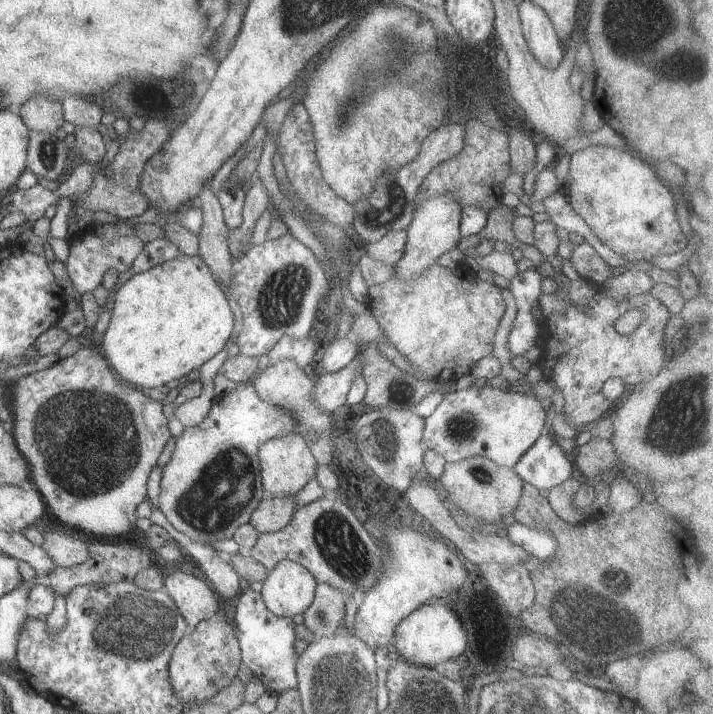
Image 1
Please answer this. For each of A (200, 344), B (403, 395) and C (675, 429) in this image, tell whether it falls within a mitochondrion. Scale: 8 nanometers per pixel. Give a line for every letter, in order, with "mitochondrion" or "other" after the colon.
A: other
B: mitochondrion
C: mitochondrion

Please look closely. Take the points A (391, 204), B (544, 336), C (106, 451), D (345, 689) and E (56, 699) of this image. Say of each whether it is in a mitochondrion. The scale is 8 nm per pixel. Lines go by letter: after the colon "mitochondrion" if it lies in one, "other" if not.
A: mitochondrion
B: other
C: mitochondrion
D: mitochondrion
E: other

